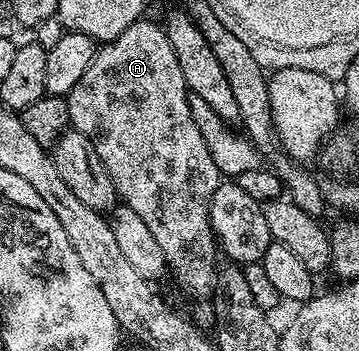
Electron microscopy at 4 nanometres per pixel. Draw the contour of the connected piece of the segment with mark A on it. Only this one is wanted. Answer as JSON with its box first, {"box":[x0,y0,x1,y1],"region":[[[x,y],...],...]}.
{"box":[67,17,223,300],"region":[[[142,17],[127,25],[119,37],[98,46],[91,65],[83,69],[83,77],[75,81],[75,89],[69,91],[67,98],[72,130],[83,133],[83,137],[95,145],[95,153],[99,153],[99,161],[103,161],[124,206],[135,209],[135,213],[143,217],[147,229],[151,229],[155,241],[159,241],[166,268],[171,275],[173,271],[178,285],[187,294],[208,300],[213,293],[215,268],[219,260],[219,248],[209,220],[209,206],[215,189],[223,182],[223,176],[219,169],[215,169],[215,161],[211,161],[211,153],[207,153],[207,145],[195,125],[195,117],[191,117],[190,94],[183,81],[183,69],[179,69],[175,49],[171,49],[171,41],[167,41],[165,36],[164,26],[160,22],[152,23],[149,17]]]}

